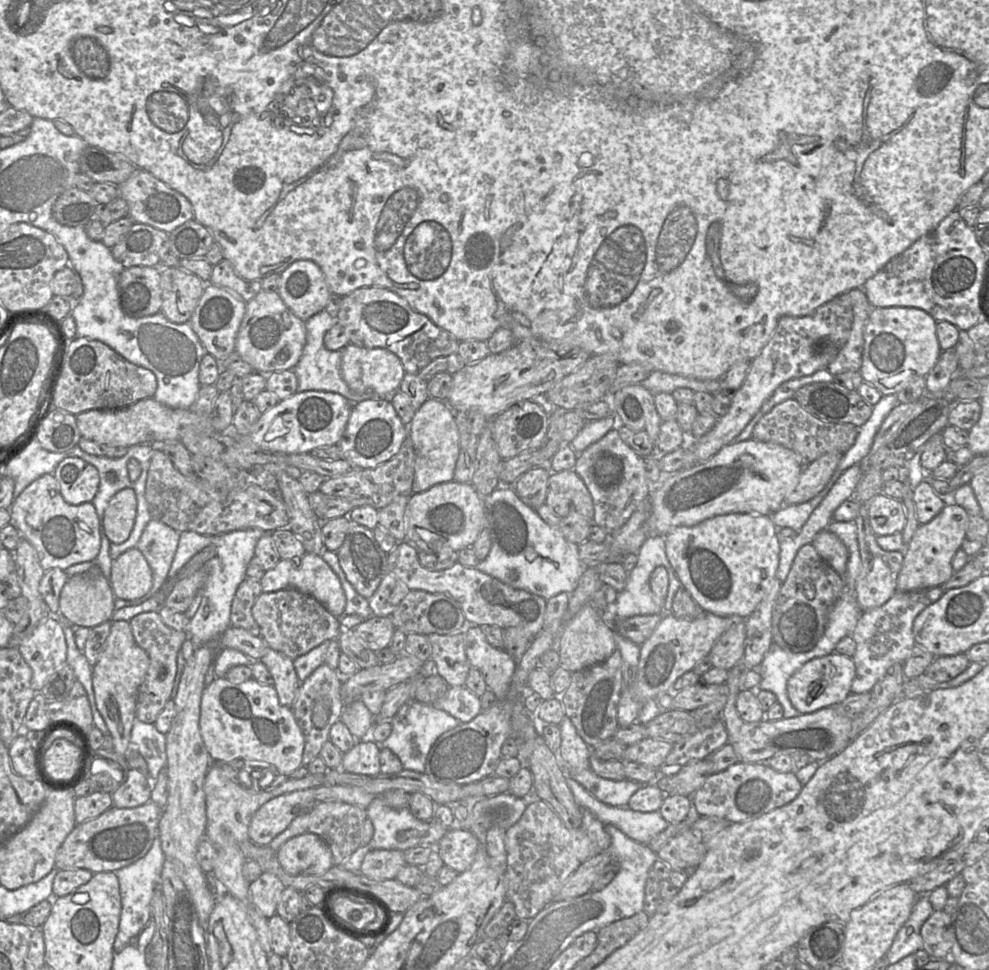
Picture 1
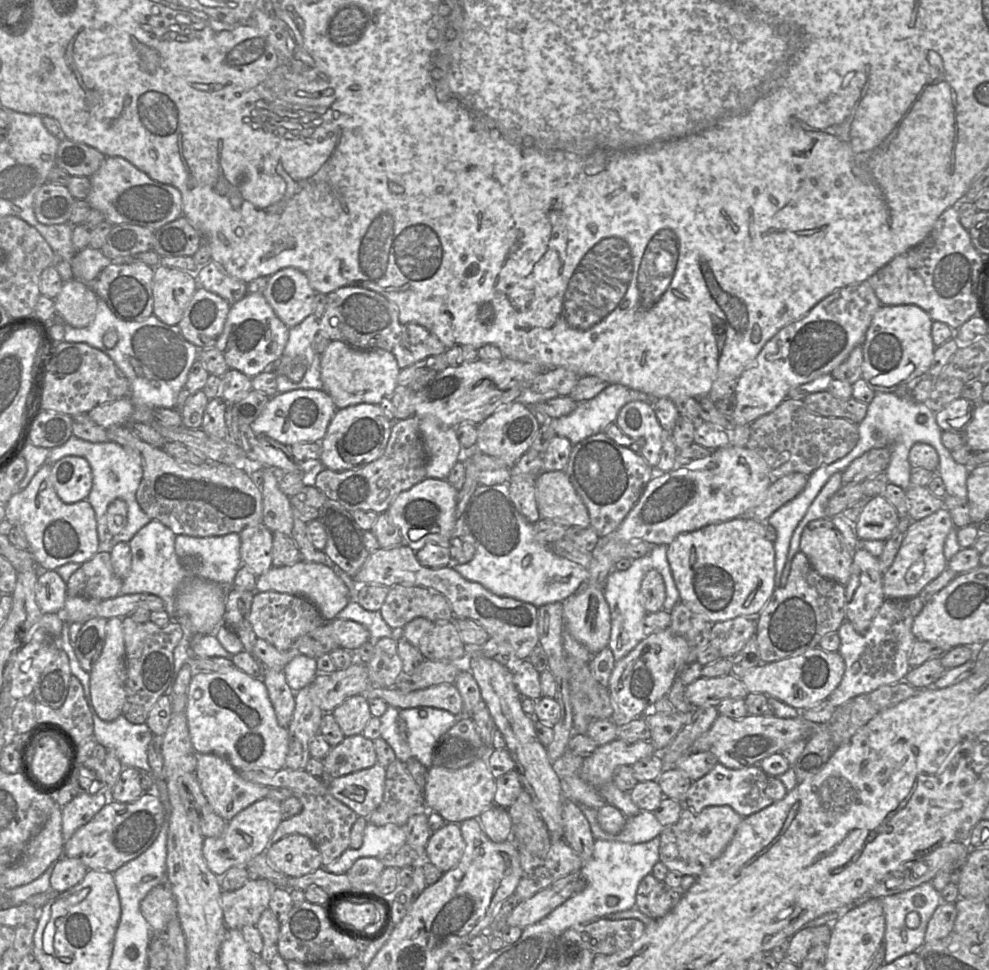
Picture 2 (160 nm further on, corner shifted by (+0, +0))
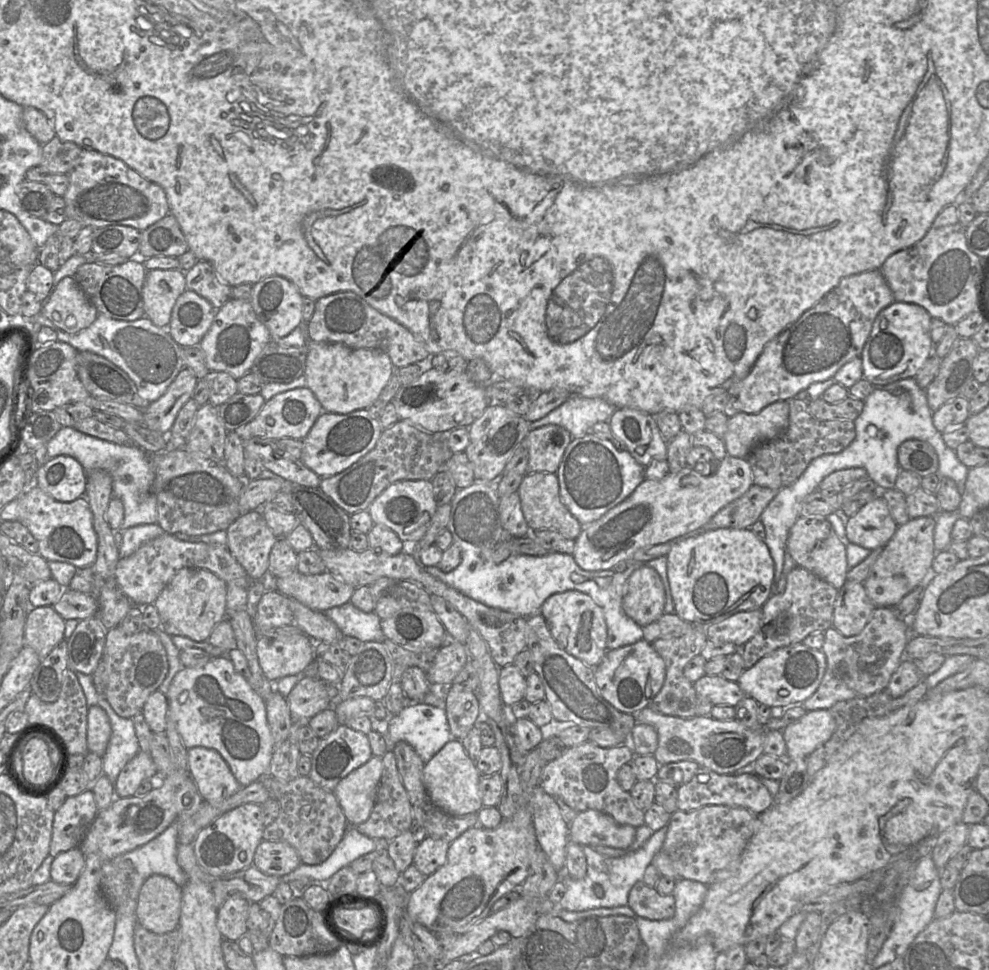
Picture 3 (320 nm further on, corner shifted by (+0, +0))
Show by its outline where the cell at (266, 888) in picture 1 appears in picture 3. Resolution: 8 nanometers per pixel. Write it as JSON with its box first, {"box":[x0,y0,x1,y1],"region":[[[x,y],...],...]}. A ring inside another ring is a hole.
{"box":[217,895,250,941],"region":[[[230,895],[218,908],[217,927],[224,939],[237,941],[248,931],[250,901],[240,895]]]}

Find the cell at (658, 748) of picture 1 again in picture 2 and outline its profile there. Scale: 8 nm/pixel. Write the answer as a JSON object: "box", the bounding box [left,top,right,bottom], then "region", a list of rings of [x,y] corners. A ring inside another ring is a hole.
{"box":[580,739,656,818],"region":[[[615,739],[607,744],[598,746],[590,756],[583,759],[580,777],[593,786],[607,804],[618,808],[626,818],[635,816],[641,810],[631,800],[629,792],[622,791],[615,785],[613,772],[620,765],[632,766],[637,761],[654,755],[655,752],[656,750],[650,741],[639,740],[636,742],[627,742]]]}

